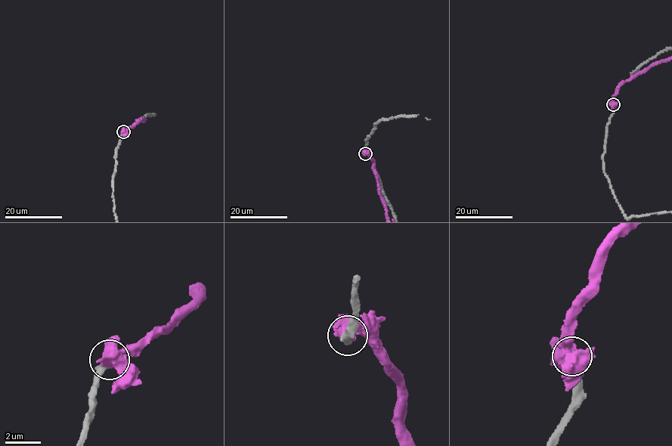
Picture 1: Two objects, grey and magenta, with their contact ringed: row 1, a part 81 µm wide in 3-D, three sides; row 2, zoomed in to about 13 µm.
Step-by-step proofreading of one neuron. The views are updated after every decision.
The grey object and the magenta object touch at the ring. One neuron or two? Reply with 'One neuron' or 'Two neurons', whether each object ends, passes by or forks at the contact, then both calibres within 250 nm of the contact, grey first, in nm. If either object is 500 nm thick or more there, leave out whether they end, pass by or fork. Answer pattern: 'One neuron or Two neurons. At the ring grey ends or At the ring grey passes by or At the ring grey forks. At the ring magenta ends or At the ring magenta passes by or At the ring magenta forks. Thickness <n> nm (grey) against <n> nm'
Two neurons. At the ring grey ends. At the ring magenta forks. Thickness 440 nm (grey) against 480 nm

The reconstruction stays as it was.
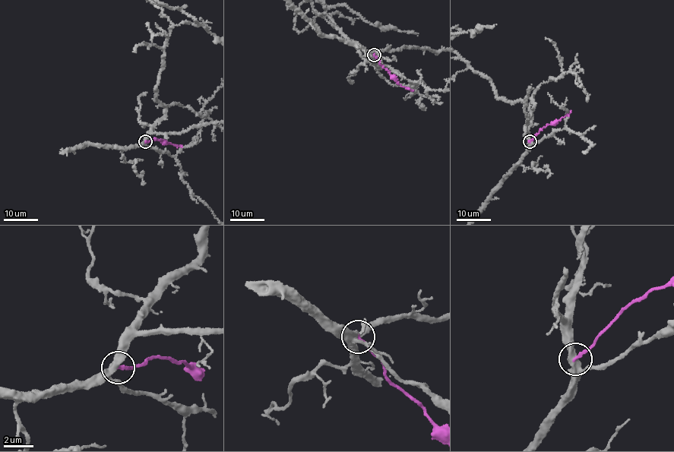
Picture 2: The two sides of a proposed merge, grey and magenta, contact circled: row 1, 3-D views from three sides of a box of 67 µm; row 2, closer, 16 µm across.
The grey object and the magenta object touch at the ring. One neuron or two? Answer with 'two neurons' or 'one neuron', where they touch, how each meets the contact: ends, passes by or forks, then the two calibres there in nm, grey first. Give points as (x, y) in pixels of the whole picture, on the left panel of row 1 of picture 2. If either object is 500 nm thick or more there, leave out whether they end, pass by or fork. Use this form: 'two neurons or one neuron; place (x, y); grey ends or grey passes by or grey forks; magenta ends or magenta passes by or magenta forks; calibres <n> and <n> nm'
two neurons; place (145, 141); grey forks; magenta ends; calibres 400 and 240 nm

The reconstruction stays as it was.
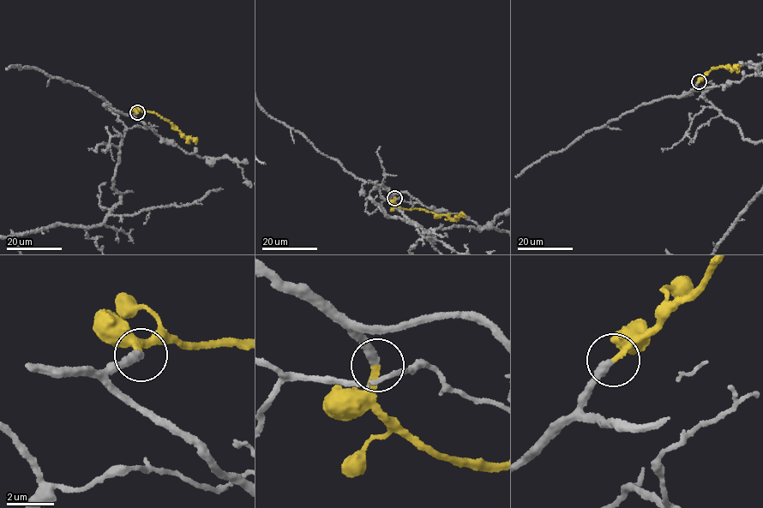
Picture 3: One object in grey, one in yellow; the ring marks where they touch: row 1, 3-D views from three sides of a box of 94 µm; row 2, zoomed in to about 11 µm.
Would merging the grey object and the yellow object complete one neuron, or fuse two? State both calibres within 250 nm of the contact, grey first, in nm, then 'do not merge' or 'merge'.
calibres 360 and 240 nm; merge

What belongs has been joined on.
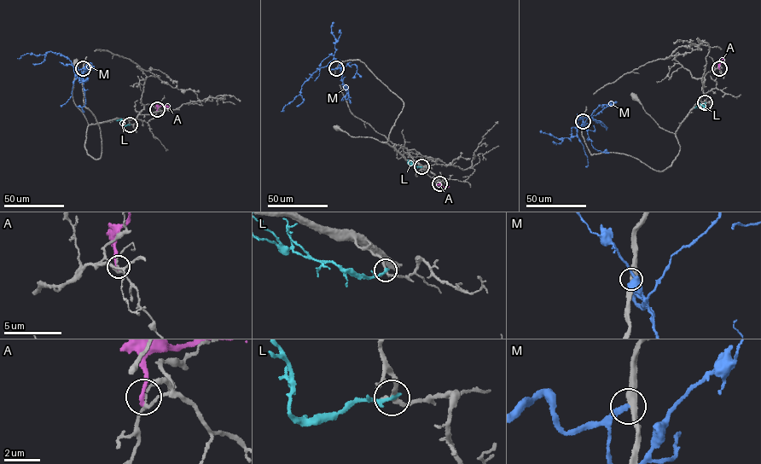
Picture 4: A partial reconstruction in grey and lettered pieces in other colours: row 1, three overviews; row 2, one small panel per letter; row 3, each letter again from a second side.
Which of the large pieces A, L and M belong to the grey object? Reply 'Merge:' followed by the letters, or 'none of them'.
Merge: none of them

